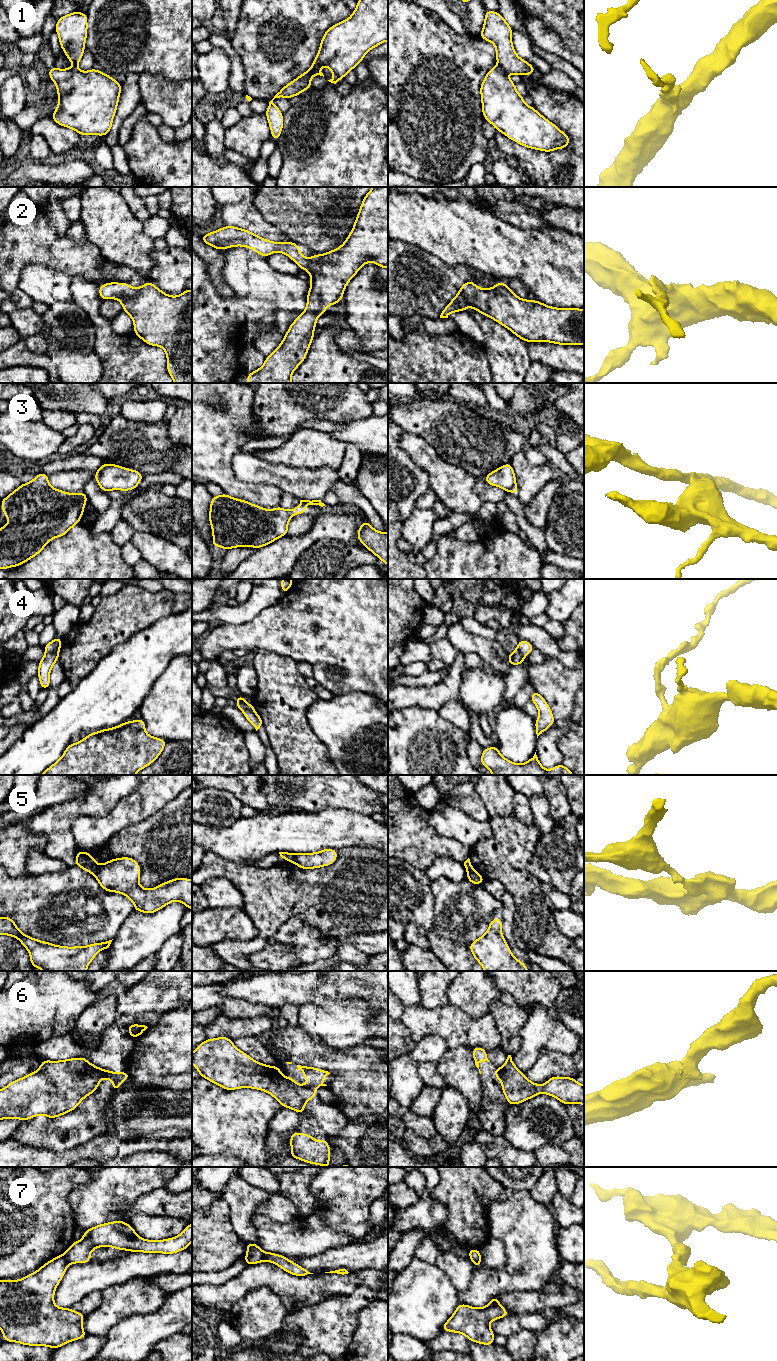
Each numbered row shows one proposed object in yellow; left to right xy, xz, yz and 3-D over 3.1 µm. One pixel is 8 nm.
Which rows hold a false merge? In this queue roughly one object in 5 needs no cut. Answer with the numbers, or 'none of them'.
1, 3, 4, 5, 6, 7

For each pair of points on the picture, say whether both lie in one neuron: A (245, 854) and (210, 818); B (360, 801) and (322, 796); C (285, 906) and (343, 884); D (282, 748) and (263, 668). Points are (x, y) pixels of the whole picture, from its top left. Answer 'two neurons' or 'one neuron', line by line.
A: two neurons
B: one neuron
C: one neuron
D: one neuron

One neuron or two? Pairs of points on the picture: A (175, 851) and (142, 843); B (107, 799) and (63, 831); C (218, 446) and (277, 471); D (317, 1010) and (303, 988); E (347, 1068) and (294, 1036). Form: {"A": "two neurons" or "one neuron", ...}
{"A": "one neuron", "B": "one neuron", "C": "two neurons", "D": "two neurons", "E": "one neuron"}

